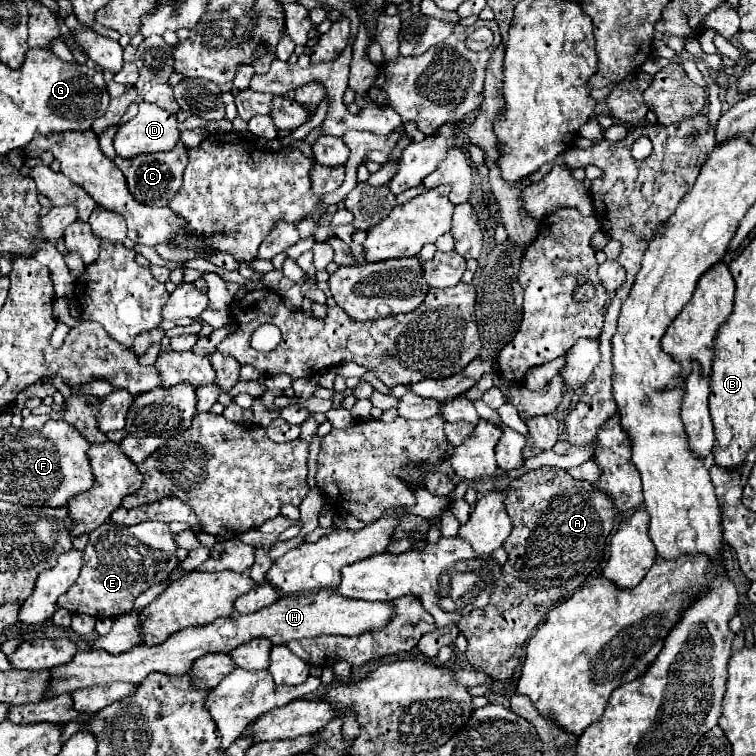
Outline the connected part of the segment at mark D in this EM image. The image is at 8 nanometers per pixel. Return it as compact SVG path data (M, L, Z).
M141 102L139 114L121 124L115 134L115 152L121 158L131 158L151 152L167 152L179 142L175 114L159 108L157 104Z

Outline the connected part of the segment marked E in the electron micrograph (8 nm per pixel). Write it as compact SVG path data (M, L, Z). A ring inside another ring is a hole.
M105 522L89 534L85 546L85 564L77 582L59 598L59 608L71 614L89 614L93 618L111 618L127 614L133 600L143 594L153 582L163 582L177 564L177 544L167 524L145 522L125 528L121 524ZM97 546L97 550L95 550ZM153 578L153 580L151 580Z

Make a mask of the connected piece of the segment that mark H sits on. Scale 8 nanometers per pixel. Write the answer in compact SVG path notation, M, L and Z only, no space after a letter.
M321 590L321 592L301 592L301 594L293 594L293 596L283 596L277 602L273 602L271 606L247 614L247 616L239 616L235 620L231 618L217 618L213 624L207 626L199 626L199 628L185 628L173 636L169 636L163 644L159 646L133 646L129 652L123 652L119 656L113 656L109 652L103 650L83 650L77 652L73 656L73 660L69 664L57 666L53 670L49 670L51 678L49 678L49 688L45 692L43 698L53 698L59 694L71 694L79 688L89 688L95 684L111 684L111 682L127 682L127 684L139 684L141 680L145 680L151 672L161 672L161 674L187 674L193 666L193 662L197 658L201 658L203 654L213 654L213 652L221 652L221 654L229 654L233 648L245 644L247 640L253 638L267 638L271 640L271 644L287 644L289 640L303 640L303 638L317 638L323 634L341 634L341 636L357 636L361 632L367 630L375 630L381 628L389 622L391 614L393 614L393 604L389 602L365 602L365 600L349 600L345 596L339 596L335 590Z

